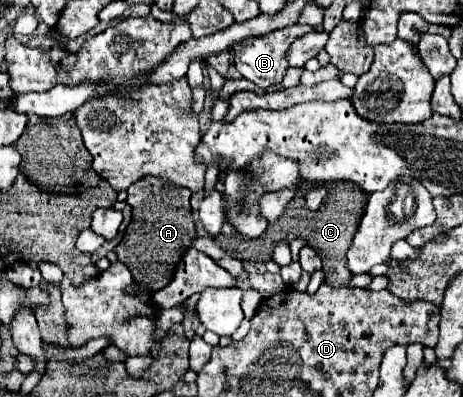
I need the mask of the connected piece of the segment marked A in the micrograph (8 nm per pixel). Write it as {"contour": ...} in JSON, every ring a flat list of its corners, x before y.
{"contour":[[145,176,141,180,137,180,133,186,129,186,129,190,127,190,127,194,129,194,127,196,127,204,133,208,133,218,131,218,129,228,125,230,123,240,117,244,115,254,117,254,117,260,123,262,129,268,133,278,137,282,145,284,151,292,157,292,157,290,165,288,171,282,173,272,179,266,183,254,187,252,187,248,191,248,193,240,197,238,193,216,191,216,191,206,189,206,191,190,185,190,185,200,183,200,182,195,178,191,179,188,184,187,176,186,155,176]]}

